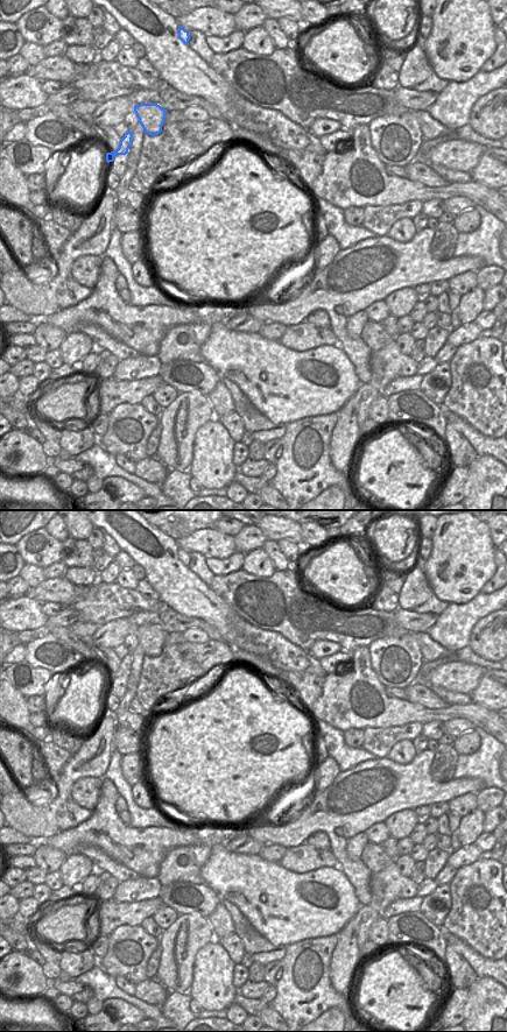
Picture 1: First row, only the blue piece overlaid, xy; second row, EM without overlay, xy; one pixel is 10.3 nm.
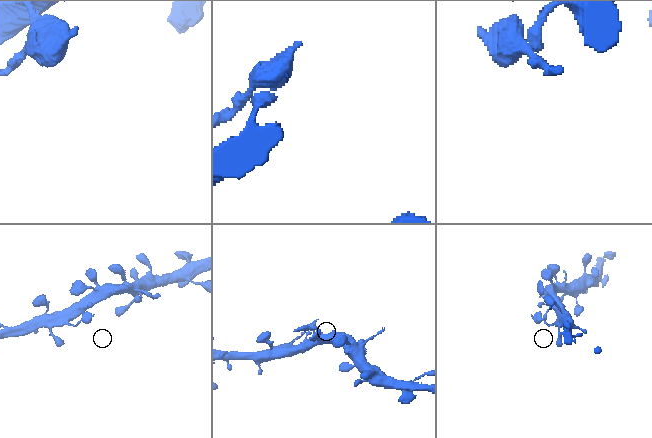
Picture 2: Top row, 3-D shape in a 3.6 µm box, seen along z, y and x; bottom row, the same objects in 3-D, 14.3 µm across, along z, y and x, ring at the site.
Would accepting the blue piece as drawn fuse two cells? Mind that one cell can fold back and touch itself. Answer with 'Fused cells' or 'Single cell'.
Single cell

